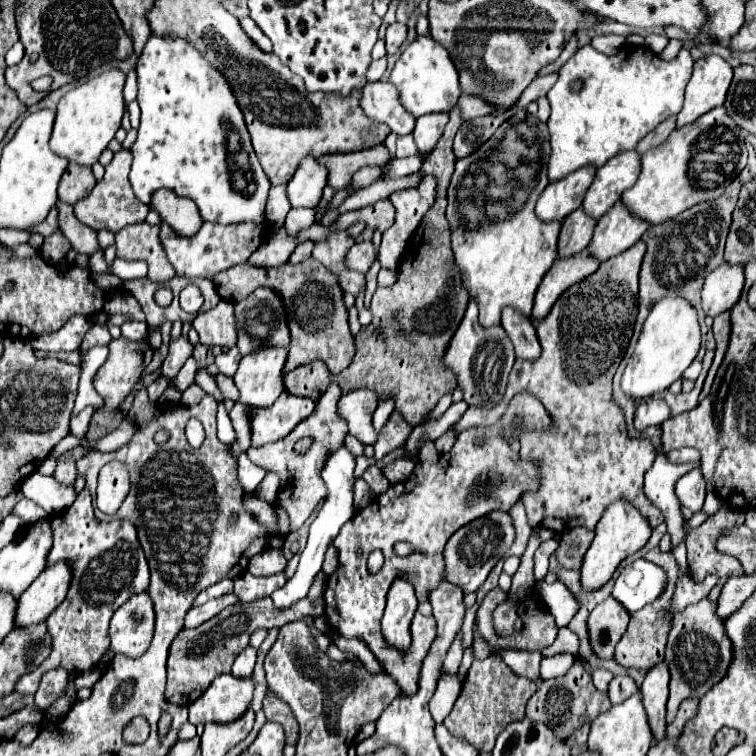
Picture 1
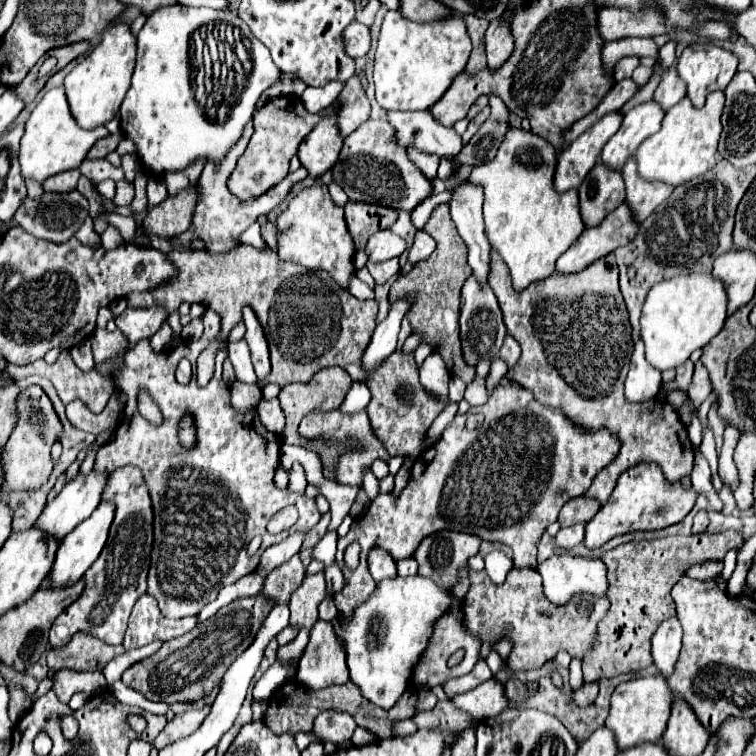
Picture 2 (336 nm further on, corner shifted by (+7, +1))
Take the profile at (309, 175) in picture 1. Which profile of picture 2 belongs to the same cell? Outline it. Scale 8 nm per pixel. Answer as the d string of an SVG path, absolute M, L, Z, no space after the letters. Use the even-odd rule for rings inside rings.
M328 115L300 143L298 159L302 167L306 167L308 175L312 179L318 179L336 163L340 147L342 147L342 137L338 133L336 119L334 115Z

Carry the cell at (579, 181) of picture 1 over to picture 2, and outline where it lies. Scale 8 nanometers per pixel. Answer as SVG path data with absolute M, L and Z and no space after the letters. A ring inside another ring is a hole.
M608 113L584 131L574 143L570 143L560 155L554 173L554 189L558 193L578 189L588 171L598 163L598 155L606 141L618 131L622 123L620 113Z

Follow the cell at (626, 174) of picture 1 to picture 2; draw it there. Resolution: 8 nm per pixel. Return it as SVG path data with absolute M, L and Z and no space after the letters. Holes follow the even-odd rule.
M654 101L636 105L632 111L628 111L624 115L620 129L612 135L612 139L602 149L600 155L602 165L608 165L614 171L622 169L626 161L632 159L640 143L660 129L662 119L664 119L664 111Z

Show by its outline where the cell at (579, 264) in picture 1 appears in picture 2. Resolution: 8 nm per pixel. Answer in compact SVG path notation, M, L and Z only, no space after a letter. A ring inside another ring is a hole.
M622 203L618 209L614 209L600 225L596 227L590 227L590 229L584 229L582 235L566 249L566 253L562 253L556 261L556 273L562 273L562 275L568 275L568 273L578 273L582 269L586 269L588 265L592 265L594 261L602 259L604 255L616 251L618 247L626 245L628 241L634 239L638 231L638 223L632 219L630 215L630 209L626 203Z

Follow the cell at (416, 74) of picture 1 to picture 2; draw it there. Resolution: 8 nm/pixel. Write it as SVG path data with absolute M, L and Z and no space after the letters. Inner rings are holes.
M389 10L384 17L378 49L374 59L374 85L376 101L384 109L416 111L430 109L458 73L464 71L470 55L470 37L462 15L452 15L434 23L414 23L404 18L399 11Z

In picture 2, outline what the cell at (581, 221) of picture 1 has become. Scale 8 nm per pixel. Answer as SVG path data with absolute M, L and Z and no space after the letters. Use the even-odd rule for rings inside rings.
M598 163L578 189L580 215L584 227L596 227L602 219L624 201L624 181L620 171L612 171Z

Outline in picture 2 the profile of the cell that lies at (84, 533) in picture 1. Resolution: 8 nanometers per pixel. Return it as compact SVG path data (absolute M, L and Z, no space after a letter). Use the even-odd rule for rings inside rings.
M124 465L112 471L102 491L102 501L112 501L116 505L106 547L102 549L94 565L86 571L84 575L86 587L82 595L70 607L66 607L66 611L60 613L58 619L54 621L50 629L52 647L64 647L70 641L70 637L78 631L90 633L102 639L104 643L120 645L132 605L140 595L146 593L146 577L154 535L152 535L152 505L138 467Z

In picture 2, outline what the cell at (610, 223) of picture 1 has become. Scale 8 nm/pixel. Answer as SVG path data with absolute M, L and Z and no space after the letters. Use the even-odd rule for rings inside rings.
M634 157L624 165L622 177L626 185L626 203L632 211L632 217L638 223L642 223L674 189L664 183L650 183L650 181L640 179Z

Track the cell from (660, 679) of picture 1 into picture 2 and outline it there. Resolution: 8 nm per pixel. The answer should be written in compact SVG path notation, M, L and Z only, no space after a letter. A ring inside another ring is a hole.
M666 619L652 637L652 659L662 677L670 677L682 649L682 627L678 619Z

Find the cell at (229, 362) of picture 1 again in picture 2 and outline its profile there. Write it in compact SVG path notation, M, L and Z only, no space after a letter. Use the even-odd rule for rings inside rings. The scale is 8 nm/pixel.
M244 339L228 345L228 359L234 365L234 371L236 371L236 379L238 381L256 383L256 373L254 373L252 359L250 359L250 349L248 349L248 345L246 345Z

